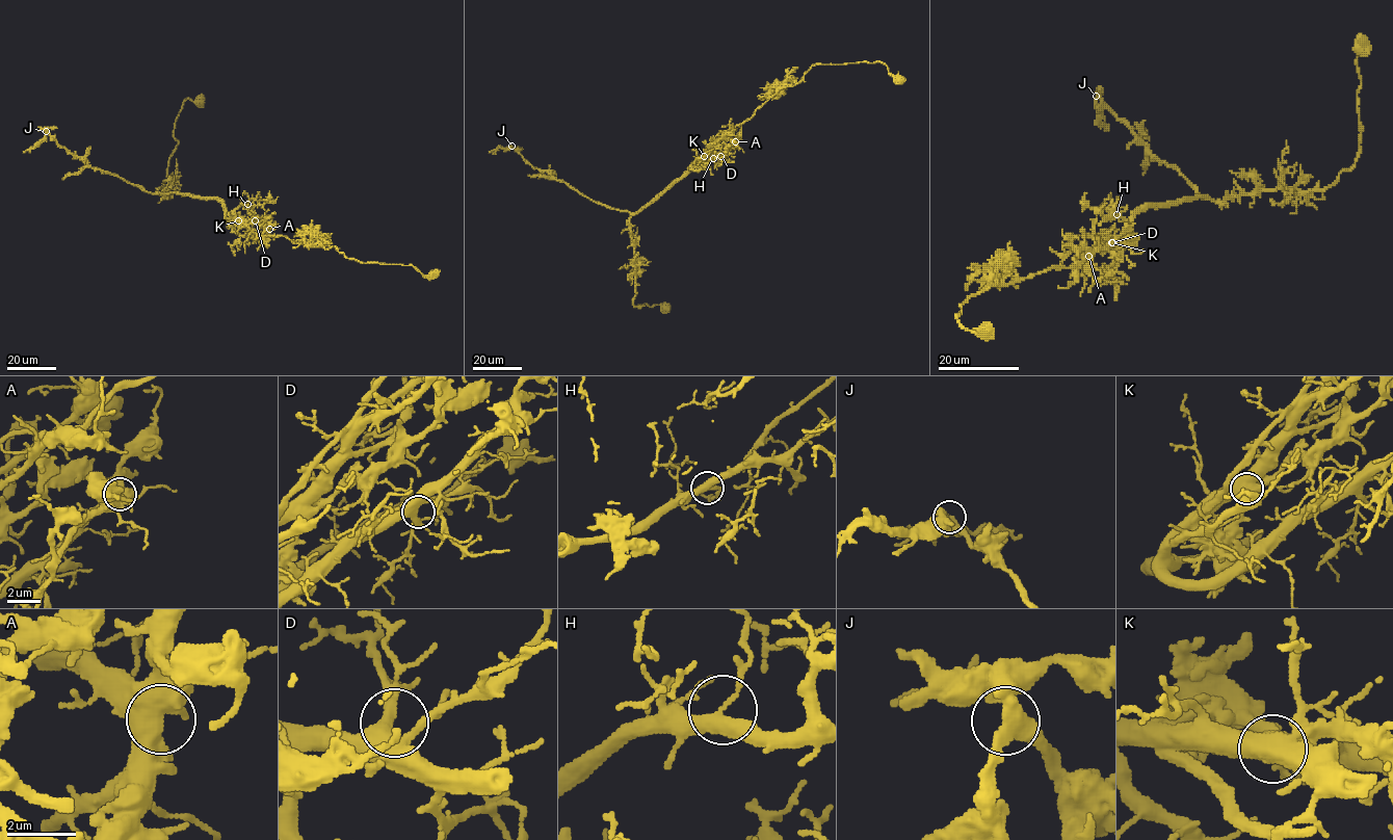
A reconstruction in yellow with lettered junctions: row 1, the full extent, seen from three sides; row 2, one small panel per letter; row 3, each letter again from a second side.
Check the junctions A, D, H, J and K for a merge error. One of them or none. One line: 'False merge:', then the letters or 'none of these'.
False merge: K

